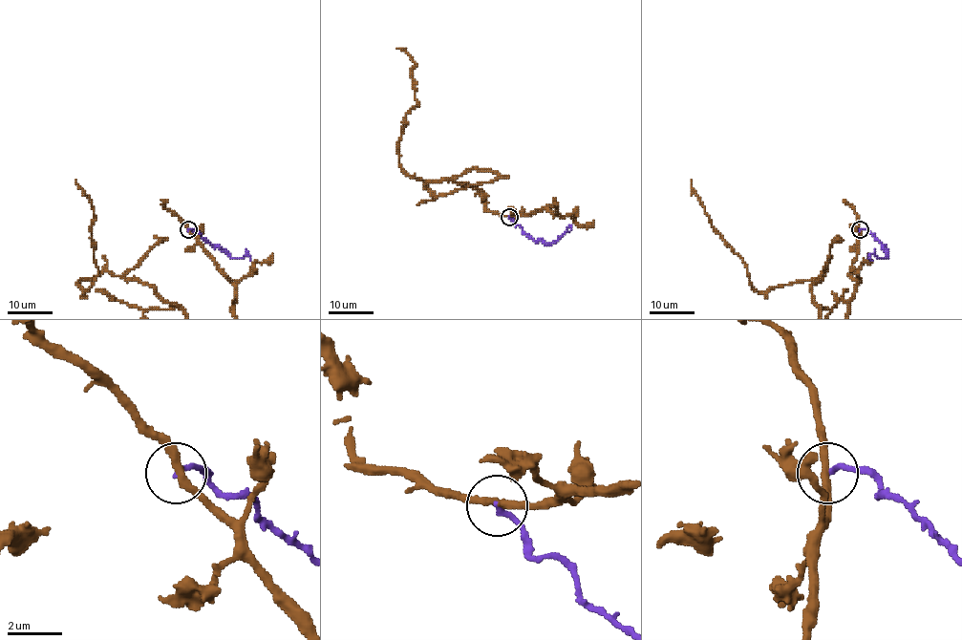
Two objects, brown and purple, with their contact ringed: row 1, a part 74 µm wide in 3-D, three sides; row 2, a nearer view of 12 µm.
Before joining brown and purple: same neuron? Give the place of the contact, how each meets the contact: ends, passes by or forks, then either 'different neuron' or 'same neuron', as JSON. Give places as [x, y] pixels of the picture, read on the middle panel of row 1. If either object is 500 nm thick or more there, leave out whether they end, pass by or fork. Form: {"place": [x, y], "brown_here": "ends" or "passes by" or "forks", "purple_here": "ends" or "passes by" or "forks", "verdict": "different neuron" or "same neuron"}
{"place": [509, 217], "brown_here": "passes by", "purple_here": "ends", "verdict": "different neuron"}

